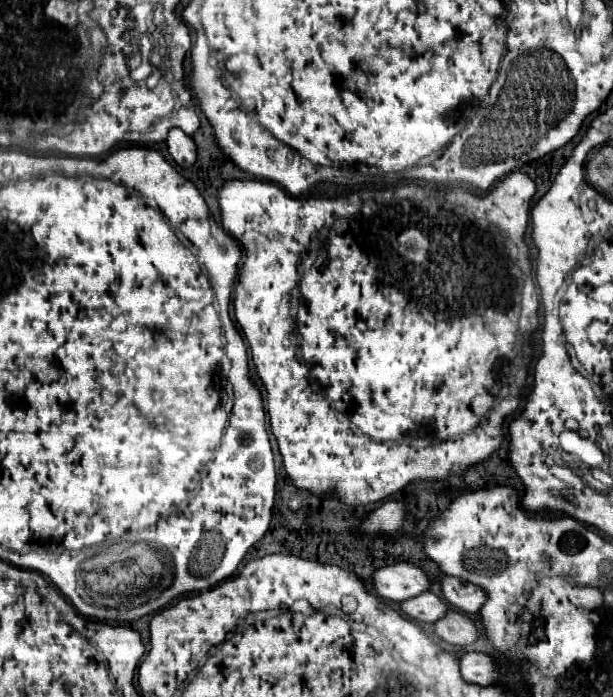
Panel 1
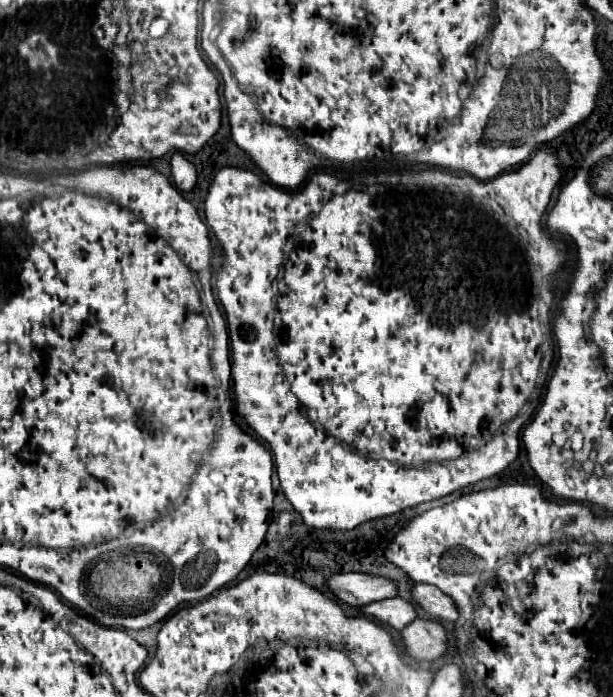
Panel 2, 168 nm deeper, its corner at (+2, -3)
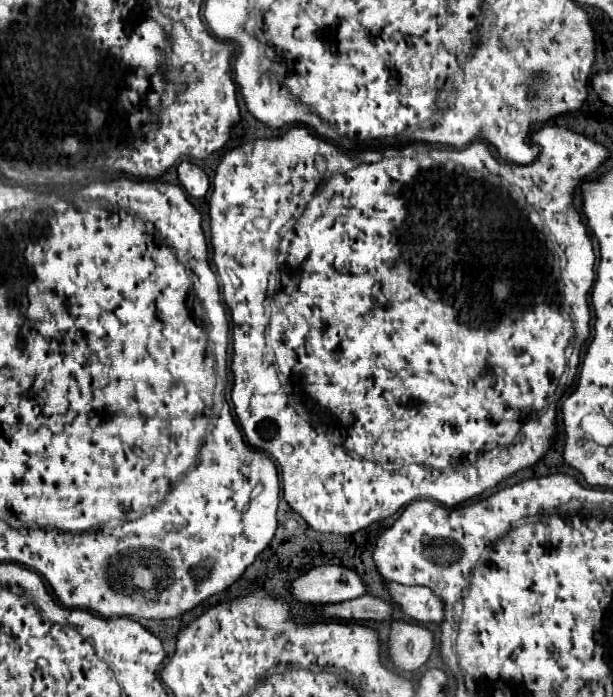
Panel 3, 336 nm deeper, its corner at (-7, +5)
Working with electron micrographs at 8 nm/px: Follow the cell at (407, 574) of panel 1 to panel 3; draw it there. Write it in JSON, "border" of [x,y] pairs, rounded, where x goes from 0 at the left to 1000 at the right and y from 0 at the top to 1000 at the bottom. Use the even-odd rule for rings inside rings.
{"border":[[[519,812],[470,838],[470,849],[493,867],[542,867],[597,852],[591,829],[561,812]]]}

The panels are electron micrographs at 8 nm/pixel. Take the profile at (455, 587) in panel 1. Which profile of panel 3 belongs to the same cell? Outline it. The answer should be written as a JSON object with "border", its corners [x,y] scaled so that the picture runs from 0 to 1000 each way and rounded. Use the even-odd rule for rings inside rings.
{"border":[[[630,835],[630,844],[636,849],[636,861],[643,869],[649,869],[669,890],[682,895],[708,892],[715,895],[724,881],[724,867],[718,867],[718,858],[705,855],[701,844],[685,841],[656,841]]]}

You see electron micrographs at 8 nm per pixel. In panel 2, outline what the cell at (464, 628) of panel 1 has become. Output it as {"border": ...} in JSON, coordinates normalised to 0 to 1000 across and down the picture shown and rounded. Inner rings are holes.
{"border":[[[674,890],[654,907],[664,935],[677,947],[710,947],[729,935],[729,904],[710,890]]]}

